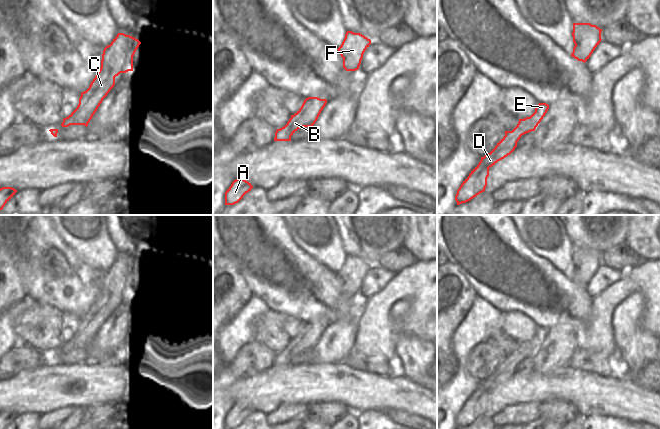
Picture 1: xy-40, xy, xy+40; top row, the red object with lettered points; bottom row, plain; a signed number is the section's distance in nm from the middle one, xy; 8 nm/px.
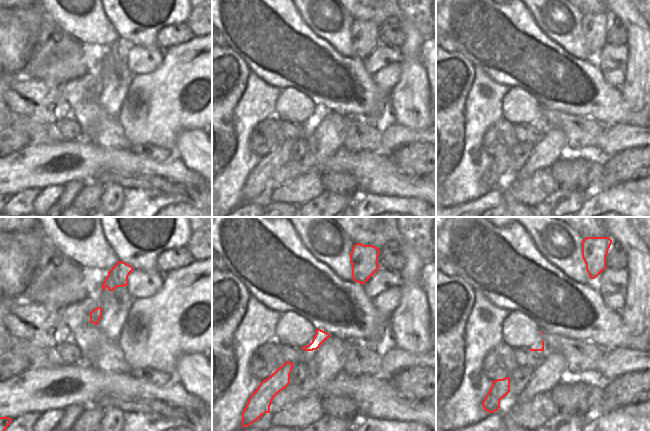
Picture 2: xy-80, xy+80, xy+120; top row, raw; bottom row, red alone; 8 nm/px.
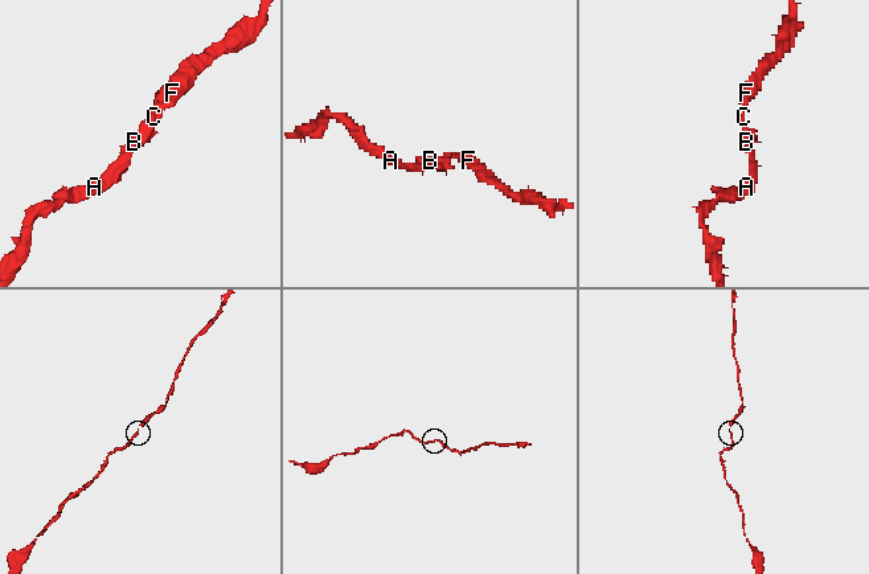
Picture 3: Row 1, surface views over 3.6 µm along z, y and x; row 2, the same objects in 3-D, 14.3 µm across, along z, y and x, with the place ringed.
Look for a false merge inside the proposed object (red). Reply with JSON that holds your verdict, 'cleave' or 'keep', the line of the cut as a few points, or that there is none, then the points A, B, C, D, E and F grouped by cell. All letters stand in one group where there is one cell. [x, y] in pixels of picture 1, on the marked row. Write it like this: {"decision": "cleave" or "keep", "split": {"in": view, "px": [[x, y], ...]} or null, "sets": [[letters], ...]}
{"decision": "keep", "split": null, "sets": [["A", "B", "C", "D", "E", "F"]]}

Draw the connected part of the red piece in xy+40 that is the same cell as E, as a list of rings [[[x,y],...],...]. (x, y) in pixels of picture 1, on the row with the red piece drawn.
[[[539,103],[530,117],[519,119],[517,126],[512,131],[505,131],[505,136],[490,153],[481,157],[479,164],[471,171],[457,190],[455,196],[457,205],[466,203],[485,191],[489,168],[510,155],[517,147],[517,142],[522,135],[535,131],[548,109],[548,104]]]

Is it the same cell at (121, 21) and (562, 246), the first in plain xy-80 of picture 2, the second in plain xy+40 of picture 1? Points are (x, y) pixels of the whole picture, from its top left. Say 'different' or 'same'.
different

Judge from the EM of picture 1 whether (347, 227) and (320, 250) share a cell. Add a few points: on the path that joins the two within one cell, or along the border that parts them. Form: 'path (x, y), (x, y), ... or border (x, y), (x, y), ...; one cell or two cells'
border (336, 225), (342, 242), (342, 249), (347, 254); two cells

